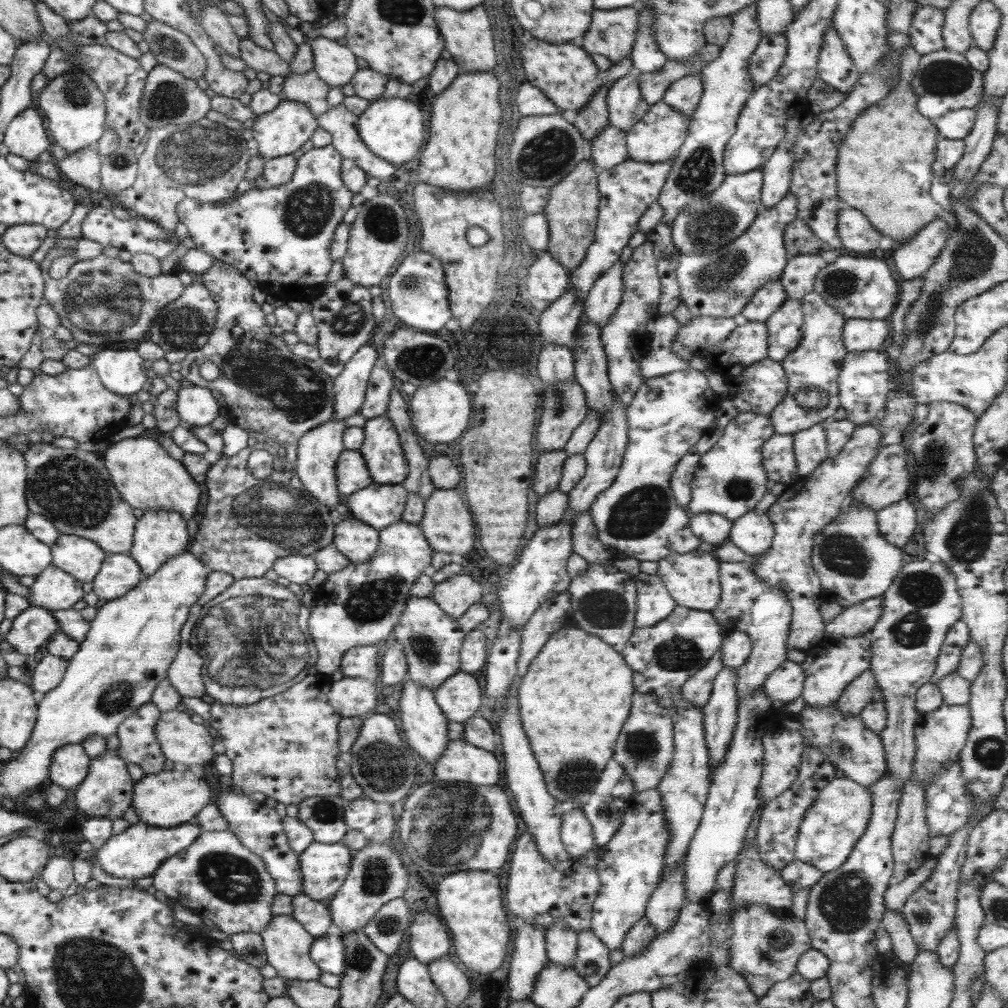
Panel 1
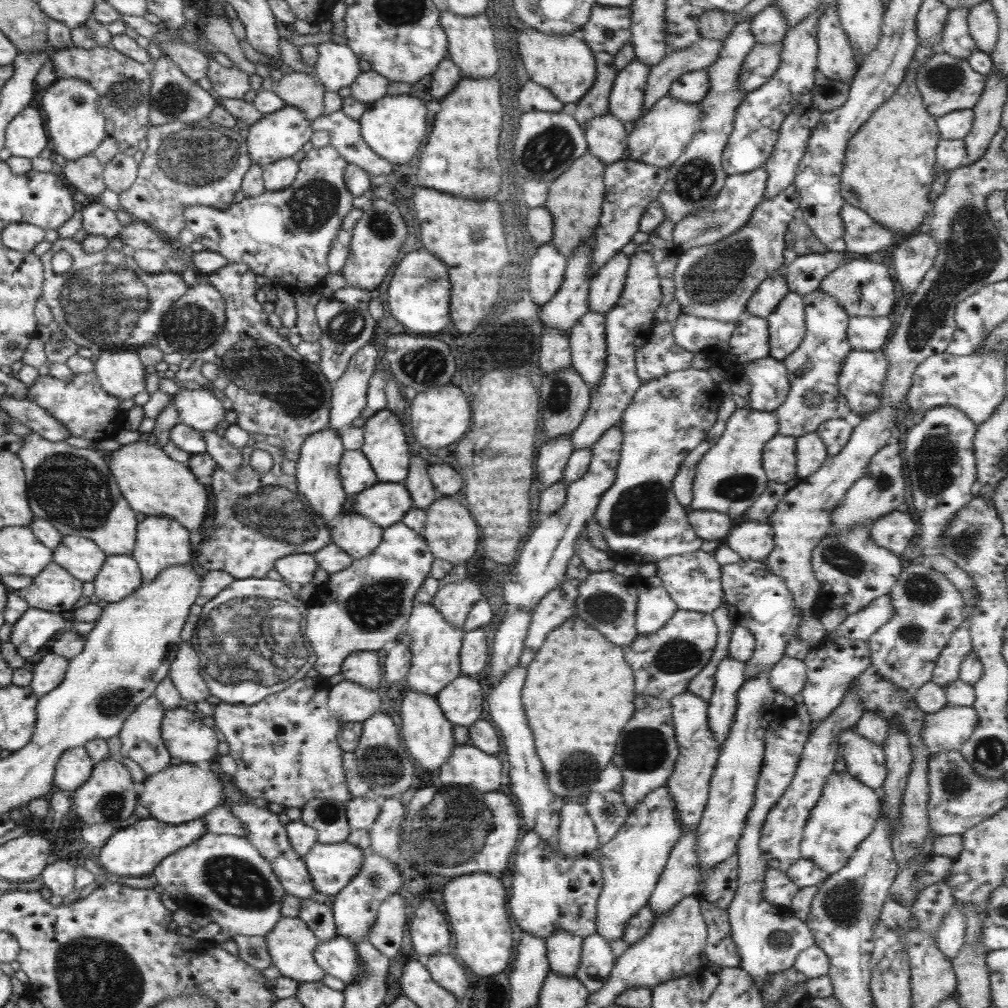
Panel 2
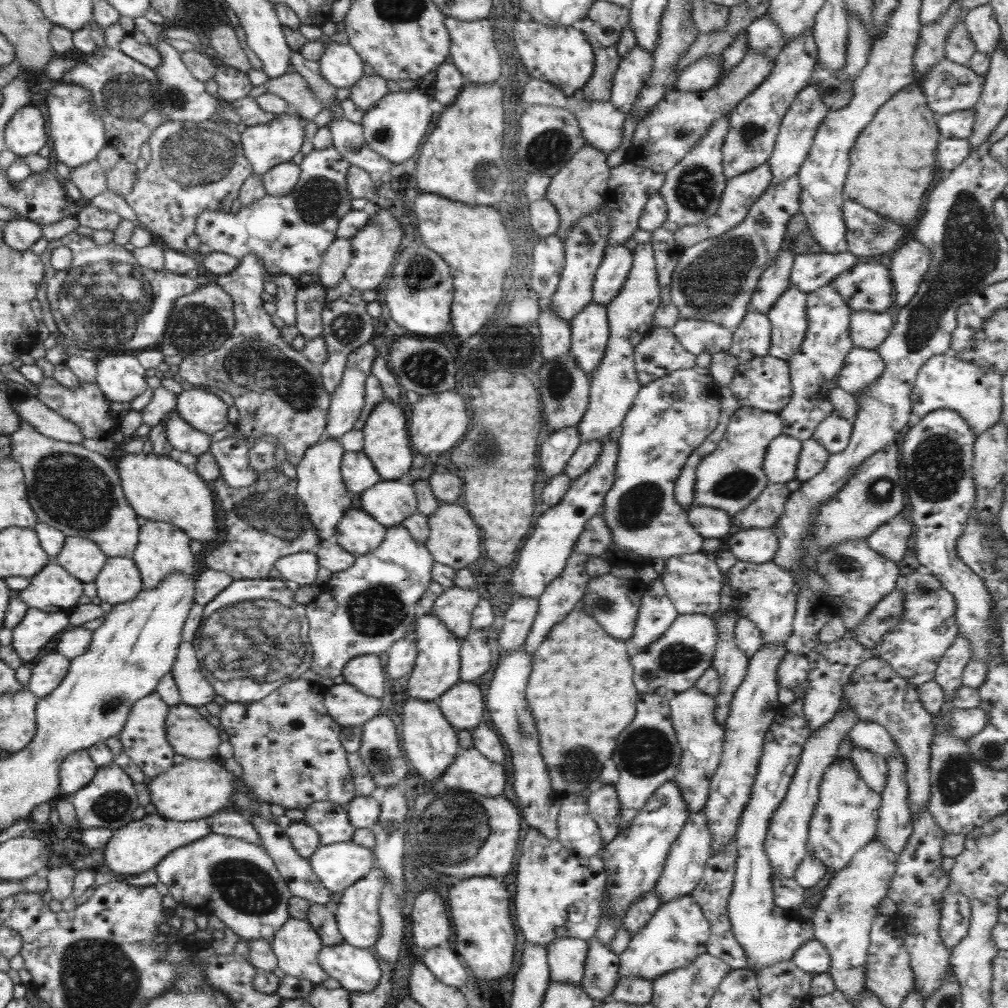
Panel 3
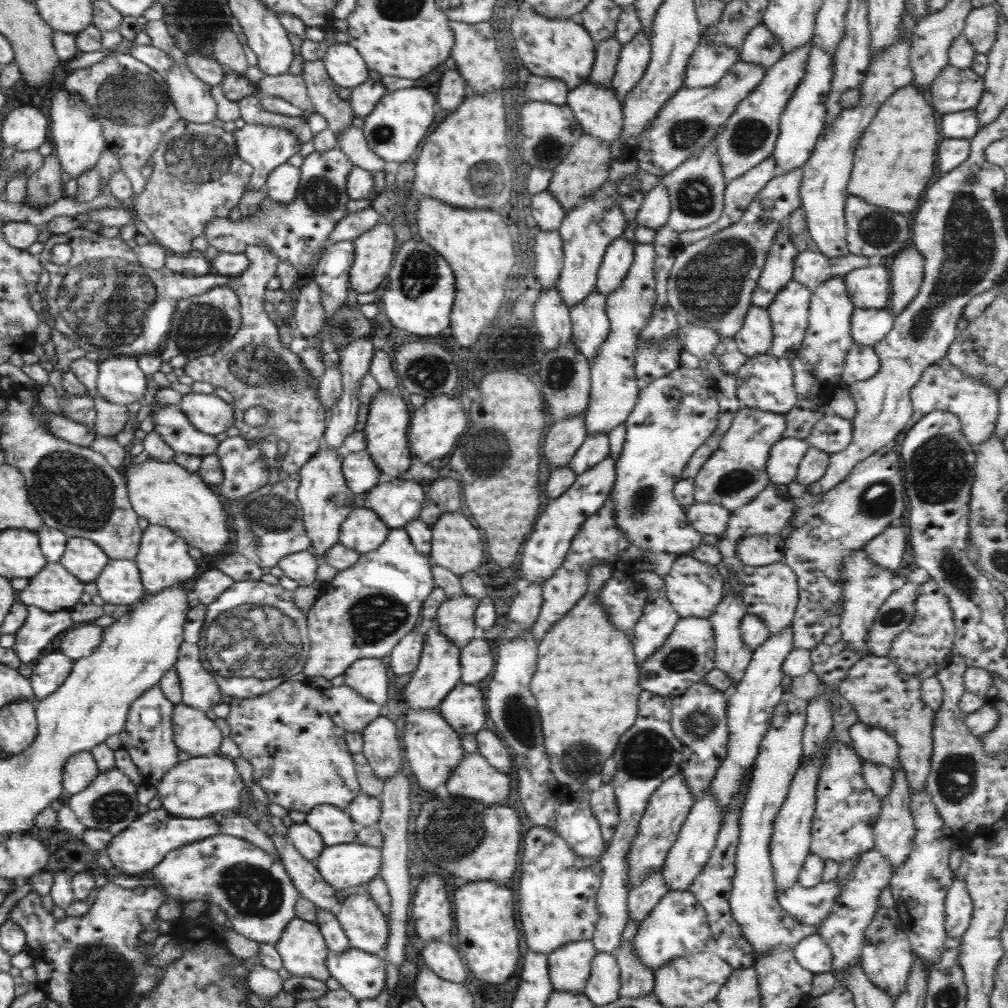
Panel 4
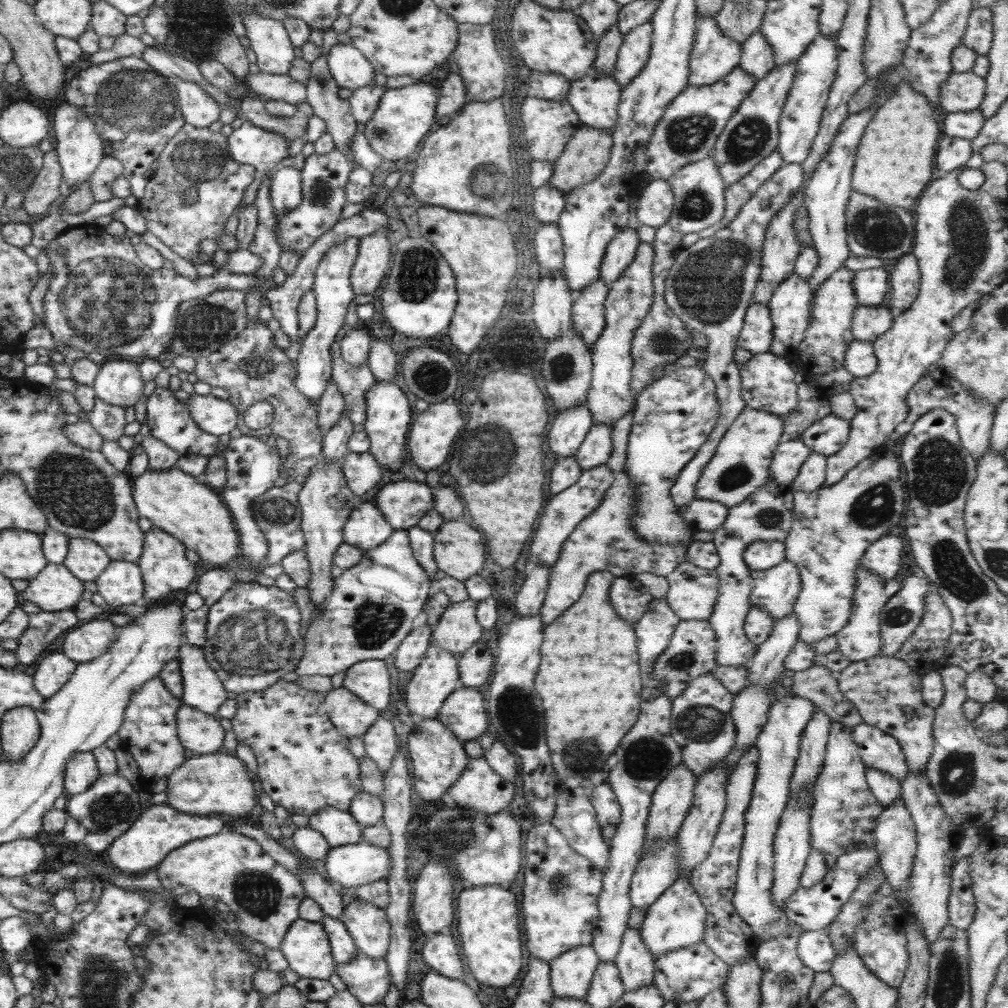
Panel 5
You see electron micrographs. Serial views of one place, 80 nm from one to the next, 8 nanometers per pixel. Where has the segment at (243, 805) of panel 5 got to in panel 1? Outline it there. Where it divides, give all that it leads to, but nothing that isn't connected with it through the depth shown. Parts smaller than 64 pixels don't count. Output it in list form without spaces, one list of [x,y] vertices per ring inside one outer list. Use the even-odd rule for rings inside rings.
[[[176,766],[172,770],[161,770],[136,780],[132,786],[130,806],[135,808],[135,814],[143,824],[167,828],[188,821],[192,822],[200,808],[213,802],[214,798],[211,787],[201,779],[201,774],[197,770]]]

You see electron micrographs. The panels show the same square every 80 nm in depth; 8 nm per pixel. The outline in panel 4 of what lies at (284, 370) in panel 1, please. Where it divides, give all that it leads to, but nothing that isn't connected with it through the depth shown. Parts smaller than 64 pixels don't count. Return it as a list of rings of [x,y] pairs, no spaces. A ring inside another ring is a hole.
[[[250,244],[243,250],[249,266],[241,272],[241,275],[228,277],[228,287],[237,295],[239,303],[240,325],[231,336],[229,342],[225,341],[214,353],[205,356],[196,356],[188,359],[182,370],[185,375],[192,378],[195,382],[208,382],[214,388],[223,388],[231,395],[233,401],[234,420],[232,426],[239,431],[238,435],[249,440],[283,440],[287,443],[287,451],[281,462],[281,470],[289,474],[297,474],[301,470],[301,465],[309,462],[309,458],[314,452],[323,450],[326,446],[322,442],[324,436],[324,424],[327,421],[327,412],[321,404],[316,393],[316,386],[305,372],[299,357],[289,351],[279,339],[277,339],[277,327],[273,321],[267,317],[263,311],[263,297],[266,291],[265,285],[269,278],[273,278],[276,267],[279,263],[277,258],[264,244],[257,246]],[[252,406],[262,406],[268,414],[266,424],[261,427],[249,427],[242,422],[242,413]]]

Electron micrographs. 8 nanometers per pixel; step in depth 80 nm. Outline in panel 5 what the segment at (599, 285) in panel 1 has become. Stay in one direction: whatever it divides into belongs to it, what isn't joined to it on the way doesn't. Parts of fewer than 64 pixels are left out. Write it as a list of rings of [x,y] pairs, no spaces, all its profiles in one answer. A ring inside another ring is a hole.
[[[627,226],[621,232],[617,232],[607,243],[599,267],[599,279],[603,281],[605,286],[608,287],[621,277],[621,273],[632,261],[639,243],[636,229]]]

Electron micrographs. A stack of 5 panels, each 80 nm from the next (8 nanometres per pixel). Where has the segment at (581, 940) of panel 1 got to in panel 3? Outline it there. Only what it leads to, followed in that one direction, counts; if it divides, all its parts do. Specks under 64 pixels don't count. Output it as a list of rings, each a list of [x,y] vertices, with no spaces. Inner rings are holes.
[[[594,936],[586,942],[587,954],[580,988],[598,1005],[610,1000],[609,996],[618,982],[619,960],[608,948],[601,948]]]

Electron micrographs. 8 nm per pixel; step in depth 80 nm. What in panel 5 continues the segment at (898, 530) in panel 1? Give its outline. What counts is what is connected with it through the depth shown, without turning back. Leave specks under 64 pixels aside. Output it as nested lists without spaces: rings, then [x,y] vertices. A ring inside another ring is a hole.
[[[885,534],[869,544],[861,555],[860,564],[884,583],[897,577],[901,566],[901,539],[898,535]]]

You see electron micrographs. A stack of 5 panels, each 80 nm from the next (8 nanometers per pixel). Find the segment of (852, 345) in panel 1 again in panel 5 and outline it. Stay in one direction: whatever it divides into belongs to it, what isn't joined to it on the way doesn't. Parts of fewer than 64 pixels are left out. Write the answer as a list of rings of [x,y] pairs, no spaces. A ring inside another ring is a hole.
[[[885,303],[877,306],[857,305],[851,317],[850,331],[855,340],[872,343],[889,330],[892,321],[893,316]]]

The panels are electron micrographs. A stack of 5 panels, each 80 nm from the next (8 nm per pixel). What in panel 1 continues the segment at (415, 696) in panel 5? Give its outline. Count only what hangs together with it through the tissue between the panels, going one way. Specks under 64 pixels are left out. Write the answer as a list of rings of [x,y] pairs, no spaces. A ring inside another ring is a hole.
[[[411,595],[407,598],[405,610],[399,615],[397,622],[390,634],[393,634],[405,655],[407,677],[410,681],[433,690],[460,670],[458,654],[464,633],[458,628],[458,623],[445,616],[430,598],[415,598]]]

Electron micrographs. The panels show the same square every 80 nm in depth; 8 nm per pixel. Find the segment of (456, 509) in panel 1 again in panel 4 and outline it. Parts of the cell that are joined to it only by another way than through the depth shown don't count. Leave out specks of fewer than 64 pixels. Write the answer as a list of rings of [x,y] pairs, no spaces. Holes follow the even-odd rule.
[[[463,511],[442,512],[431,526],[431,542],[428,555],[431,562],[437,566],[450,570],[453,574],[461,576],[461,573],[474,571],[485,558],[485,545],[481,531],[461,516]]]

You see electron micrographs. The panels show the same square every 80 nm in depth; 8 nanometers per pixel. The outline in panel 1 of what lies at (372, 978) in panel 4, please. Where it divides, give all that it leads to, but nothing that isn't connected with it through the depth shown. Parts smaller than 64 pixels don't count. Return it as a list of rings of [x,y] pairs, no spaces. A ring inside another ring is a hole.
[[[323,936],[314,938],[309,945],[309,957],[316,964],[320,972],[341,976],[343,974],[343,943],[339,936]]]

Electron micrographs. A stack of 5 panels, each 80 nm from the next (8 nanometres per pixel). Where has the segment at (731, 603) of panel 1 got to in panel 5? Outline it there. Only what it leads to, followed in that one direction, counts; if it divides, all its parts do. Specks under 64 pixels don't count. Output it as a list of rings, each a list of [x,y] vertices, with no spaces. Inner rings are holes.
[[[784,558],[779,564],[770,566],[768,569],[753,569],[750,571],[750,577],[752,578],[752,591],[749,596],[751,607],[765,611],[774,621],[793,613],[793,605],[800,589],[800,578],[792,562]]]

